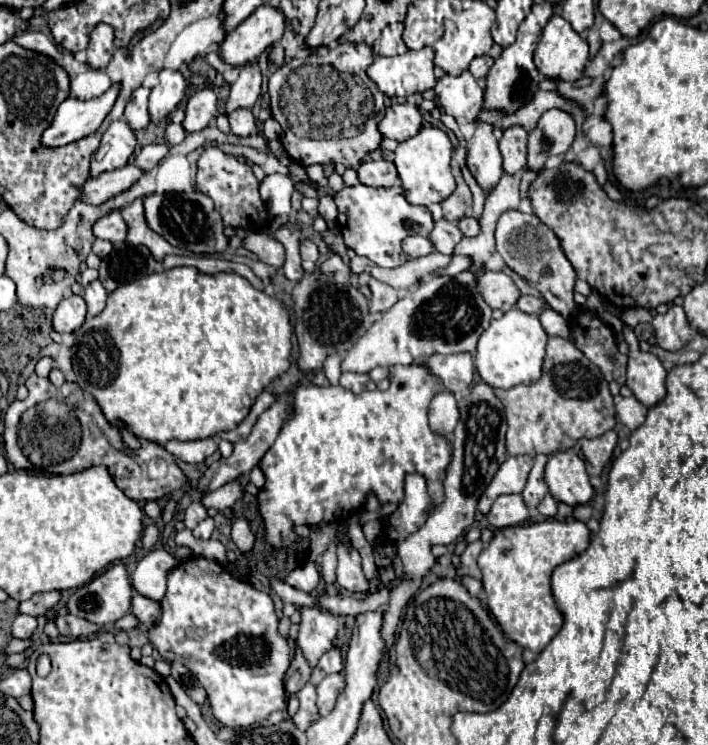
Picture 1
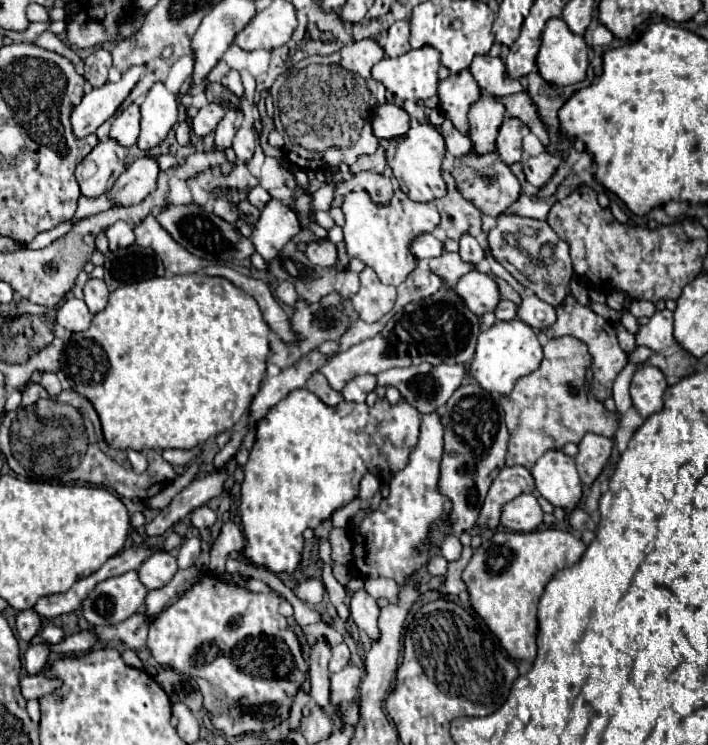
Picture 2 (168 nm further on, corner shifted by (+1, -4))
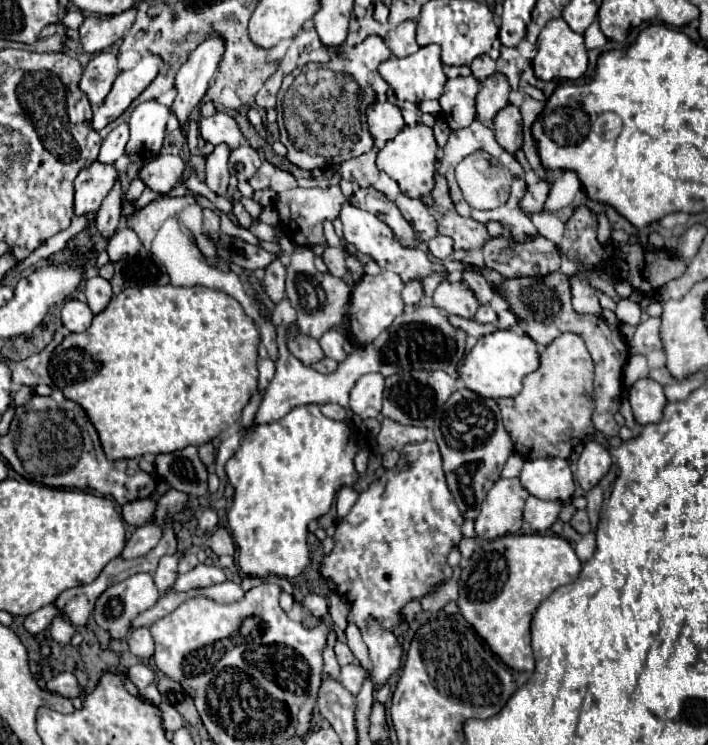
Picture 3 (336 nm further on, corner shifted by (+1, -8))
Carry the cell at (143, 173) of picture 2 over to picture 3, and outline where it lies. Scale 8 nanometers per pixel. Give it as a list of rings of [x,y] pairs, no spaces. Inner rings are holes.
[[[159,155],[143,165],[143,169],[139,171],[139,179],[143,179],[145,185],[153,191],[167,193],[183,179],[187,169],[189,165],[179,155]]]

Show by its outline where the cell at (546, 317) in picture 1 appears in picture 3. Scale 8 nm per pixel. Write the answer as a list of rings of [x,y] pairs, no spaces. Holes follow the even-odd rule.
[[[509,309],[499,311],[499,313],[497,313],[497,321],[499,321],[499,327],[501,327],[501,329],[513,329],[513,327],[517,325],[517,319],[515,319],[515,315],[513,315]]]

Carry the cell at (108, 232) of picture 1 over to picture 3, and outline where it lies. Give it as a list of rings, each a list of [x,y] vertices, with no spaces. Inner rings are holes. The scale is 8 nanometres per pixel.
[[[121,227],[109,241],[109,247],[107,247],[107,253],[109,253],[109,259],[111,261],[123,261],[123,259],[129,259],[129,257],[135,257],[139,253],[139,247],[141,247],[141,241],[137,237],[137,233],[129,227]]]

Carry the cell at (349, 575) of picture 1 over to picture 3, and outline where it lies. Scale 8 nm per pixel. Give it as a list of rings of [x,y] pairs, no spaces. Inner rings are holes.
[[[371,621],[371,625],[363,631],[363,641],[369,647],[371,663],[373,663],[373,687],[383,687],[391,675],[397,673],[401,667],[403,649],[397,641],[397,637],[389,631],[385,631],[377,621]]]

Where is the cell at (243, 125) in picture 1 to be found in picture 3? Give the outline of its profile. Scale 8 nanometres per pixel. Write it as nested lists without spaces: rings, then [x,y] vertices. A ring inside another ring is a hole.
[[[241,143],[241,147],[231,151],[229,155],[229,171],[239,181],[249,181],[259,167],[261,167],[261,159],[249,143]]]

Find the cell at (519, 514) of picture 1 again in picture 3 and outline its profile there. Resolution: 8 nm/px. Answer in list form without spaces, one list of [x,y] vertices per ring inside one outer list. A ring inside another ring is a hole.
[[[529,497],[525,503],[523,517],[533,531],[547,531],[555,521],[559,521],[561,507],[561,501],[543,501],[537,497]]]

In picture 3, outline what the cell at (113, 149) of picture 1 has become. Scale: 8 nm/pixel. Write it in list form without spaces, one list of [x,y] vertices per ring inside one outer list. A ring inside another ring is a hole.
[[[95,161],[91,167],[81,169],[75,179],[75,215],[97,213],[101,201],[113,189],[117,179],[117,169],[113,165],[105,165]]]

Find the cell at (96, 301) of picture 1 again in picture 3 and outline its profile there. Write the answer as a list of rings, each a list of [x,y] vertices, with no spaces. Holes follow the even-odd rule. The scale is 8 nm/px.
[[[93,277],[85,283],[85,295],[87,295],[87,303],[89,303],[91,311],[97,315],[109,305],[109,301],[113,297],[111,283],[103,277]]]

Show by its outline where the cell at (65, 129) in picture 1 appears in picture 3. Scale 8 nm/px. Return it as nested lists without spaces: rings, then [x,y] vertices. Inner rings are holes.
[[[149,53],[149,55],[143,55],[143,59],[133,69],[121,71],[105,103],[97,107],[93,113],[93,121],[91,121],[93,129],[101,131],[105,125],[115,121],[141,95],[141,91],[157,77],[161,63],[163,59],[159,55]]]

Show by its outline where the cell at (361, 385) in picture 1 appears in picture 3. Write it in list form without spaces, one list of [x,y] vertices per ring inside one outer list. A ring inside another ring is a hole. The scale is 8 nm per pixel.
[[[369,373],[361,377],[351,389],[351,409],[363,419],[377,417],[381,413],[383,403],[383,383],[385,377],[381,373]]]

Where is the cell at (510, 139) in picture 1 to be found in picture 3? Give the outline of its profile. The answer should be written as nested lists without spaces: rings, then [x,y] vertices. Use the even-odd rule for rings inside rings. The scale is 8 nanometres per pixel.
[[[511,103],[507,107],[503,107],[493,117],[493,131],[495,131],[497,143],[505,151],[515,153],[517,149],[521,149],[523,133],[521,133],[521,115],[519,115],[519,109],[515,105],[511,105]]]

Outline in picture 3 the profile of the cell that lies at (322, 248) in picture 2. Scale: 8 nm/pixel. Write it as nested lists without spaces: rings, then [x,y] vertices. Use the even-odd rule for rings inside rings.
[[[327,247],[325,253],[323,253],[323,261],[325,265],[329,267],[329,273],[333,277],[343,277],[347,267],[345,267],[345,255],[341,249],[335,249],[335,247]]]

